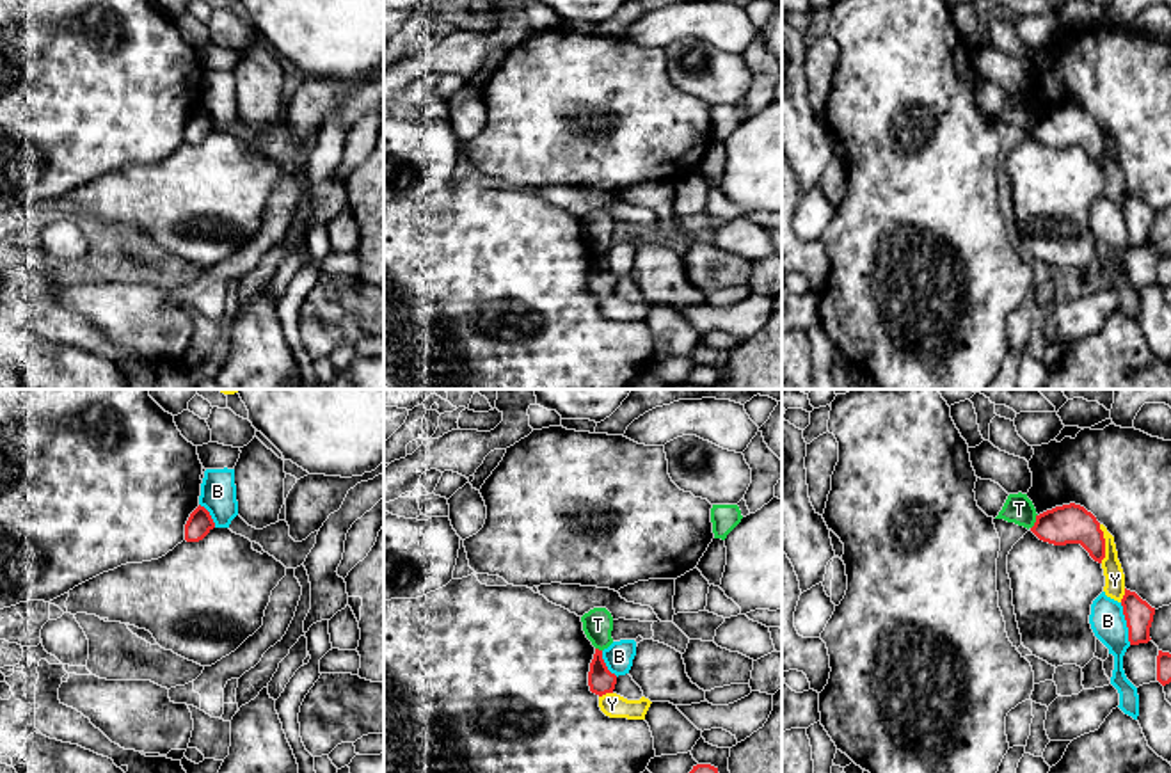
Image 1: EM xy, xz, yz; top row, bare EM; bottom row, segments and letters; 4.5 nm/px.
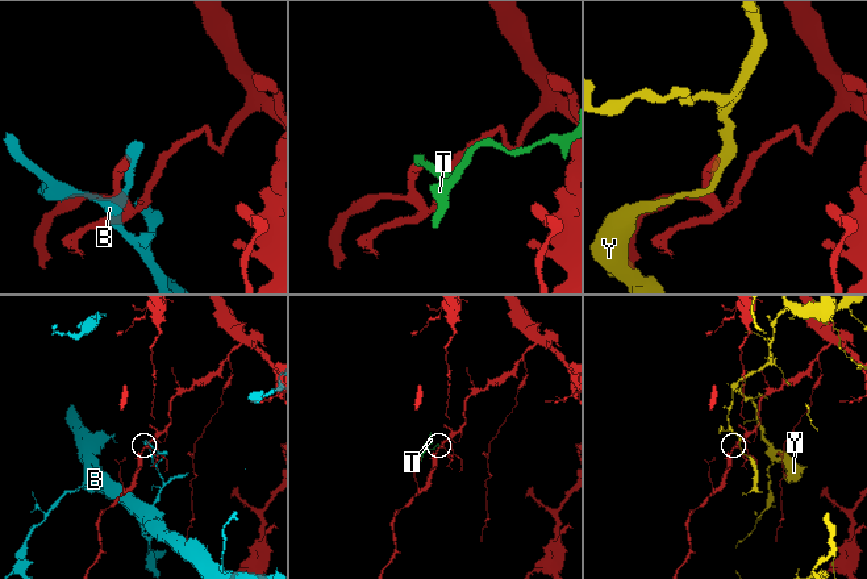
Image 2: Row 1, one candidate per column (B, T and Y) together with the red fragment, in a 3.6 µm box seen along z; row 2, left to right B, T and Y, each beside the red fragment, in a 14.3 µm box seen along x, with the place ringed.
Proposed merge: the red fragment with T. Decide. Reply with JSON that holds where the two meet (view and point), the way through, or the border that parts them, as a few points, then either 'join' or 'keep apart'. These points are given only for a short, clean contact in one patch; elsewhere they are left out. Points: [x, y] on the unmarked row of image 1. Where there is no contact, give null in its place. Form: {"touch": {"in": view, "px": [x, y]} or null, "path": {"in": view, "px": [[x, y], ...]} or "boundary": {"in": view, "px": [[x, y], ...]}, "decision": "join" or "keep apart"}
{"touch": {"in": "yz", "px": [1036, 123]}, "boundary": {"in": "yz", "px": [[1036, 116], [1031, 130]]}, "decision": "keep apart"}

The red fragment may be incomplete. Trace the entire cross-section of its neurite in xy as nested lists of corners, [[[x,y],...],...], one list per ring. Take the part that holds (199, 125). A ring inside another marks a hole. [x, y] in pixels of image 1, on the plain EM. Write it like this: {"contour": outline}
{"contour": [[[197,108],[187,126],[185,126],[185,142],[187,144],[199,144],[203,142],[211,131],[215,130],[215,124],[210,117],[210,114],[204,108]]]}

